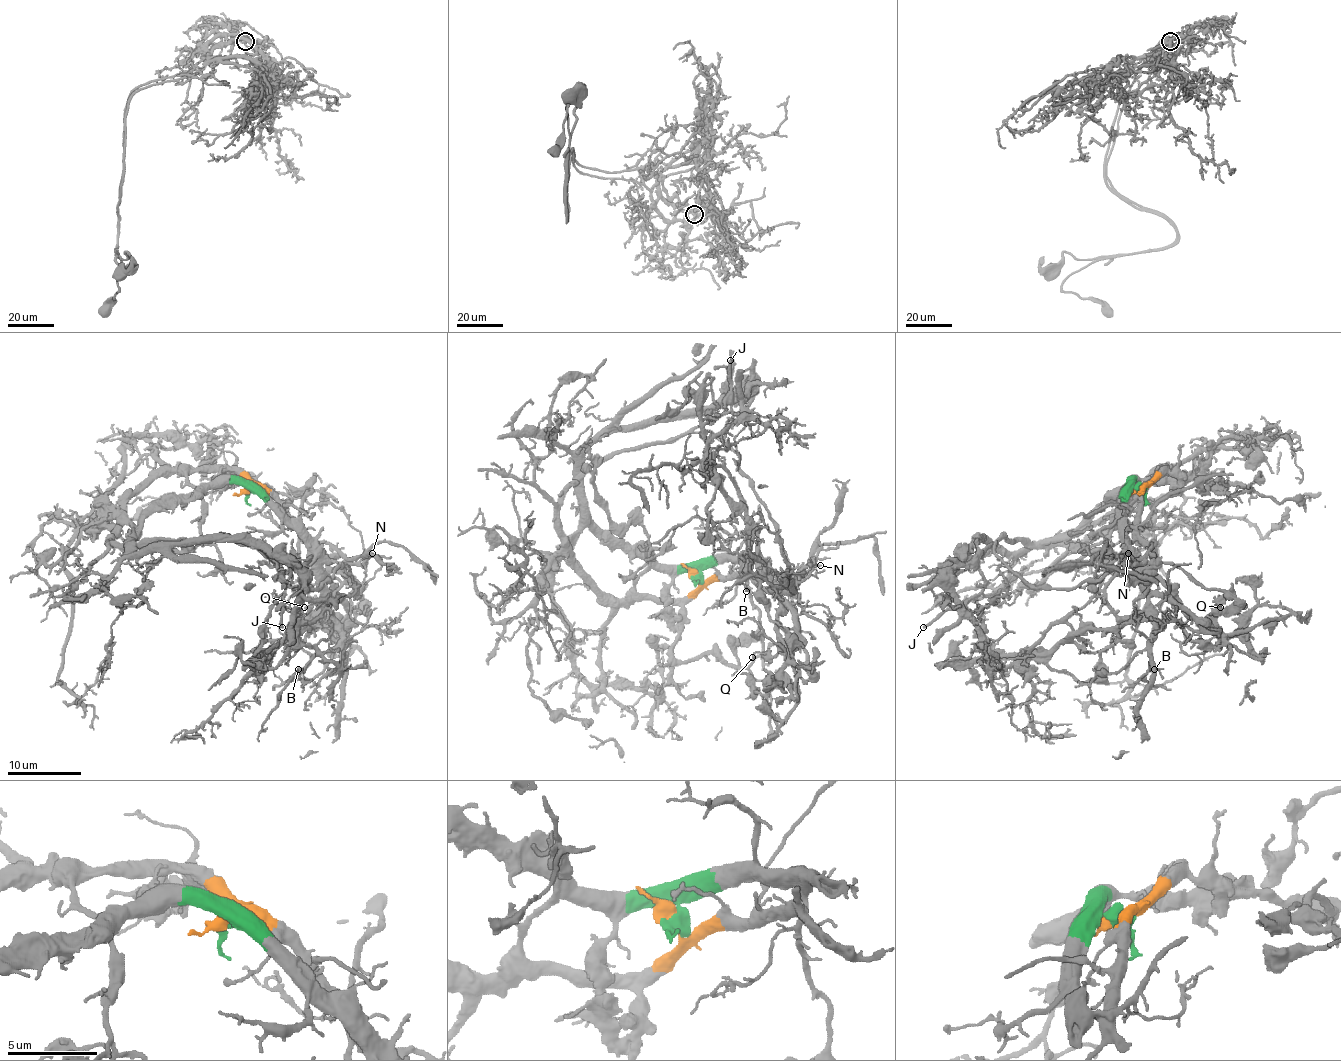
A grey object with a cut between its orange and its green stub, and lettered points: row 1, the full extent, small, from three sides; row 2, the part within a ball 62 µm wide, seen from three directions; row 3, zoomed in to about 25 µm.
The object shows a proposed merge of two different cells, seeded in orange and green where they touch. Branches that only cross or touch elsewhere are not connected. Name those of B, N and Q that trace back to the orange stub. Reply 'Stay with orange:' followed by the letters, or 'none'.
Stay with orange: Q

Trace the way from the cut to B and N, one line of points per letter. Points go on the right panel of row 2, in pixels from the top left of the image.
B: (1140, 490), (1134, 488), (1127, 497), (1123, 541), (1152, 622), (1151, 668), (1138, 679), (1154, 670)
N: (1140, 490), (1134, 488), (1130, 492), (1123, 514), (1123, 547), (1136, 560), (1143, 561), (1141, 563), (1128, 552)

